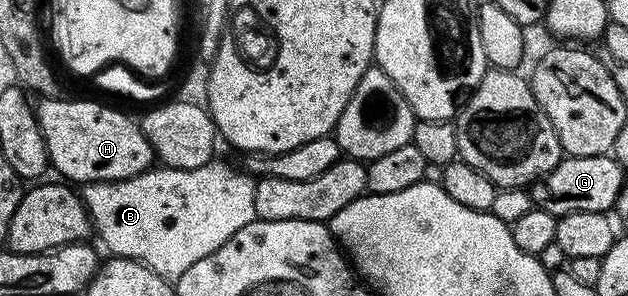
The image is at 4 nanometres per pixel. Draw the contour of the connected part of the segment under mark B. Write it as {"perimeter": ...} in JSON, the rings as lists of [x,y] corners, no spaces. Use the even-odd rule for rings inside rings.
{"perimeter":[[[220,160],[192,170],[152,168],[143,174],[120,182],[93,182],[81,190],[83,205],[91,215],[94,233],[111,249],[116,258],[132,258],[143,262],[153,272],[168,280],[177,280],[197,260],[205,260],[209,252],[217,252],[233,232],[241,232],[245,224],[256,221],[253,192],[256,179],[242,169],[234,170]]]}

